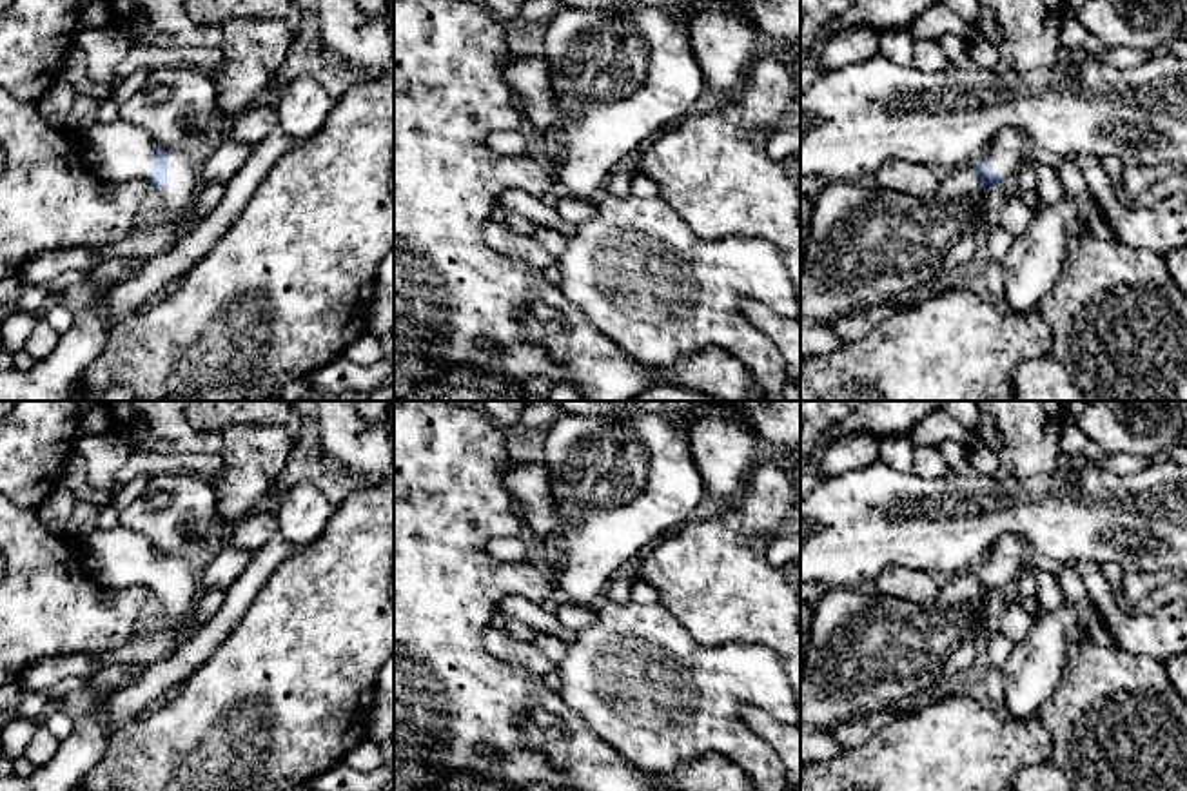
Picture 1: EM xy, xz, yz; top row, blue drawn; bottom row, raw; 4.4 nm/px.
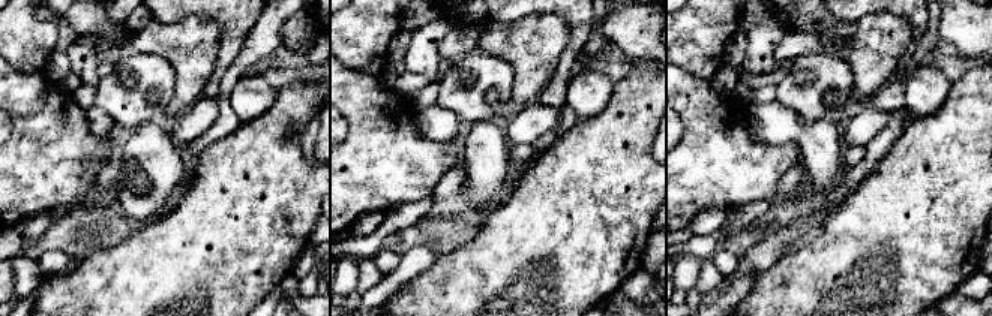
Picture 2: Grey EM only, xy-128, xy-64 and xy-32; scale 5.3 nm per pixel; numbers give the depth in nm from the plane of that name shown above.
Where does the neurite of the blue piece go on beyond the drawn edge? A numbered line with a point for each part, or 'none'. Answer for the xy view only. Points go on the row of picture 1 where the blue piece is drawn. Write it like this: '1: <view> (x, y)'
1: xy (118, 151)
2: xy (184, 184)

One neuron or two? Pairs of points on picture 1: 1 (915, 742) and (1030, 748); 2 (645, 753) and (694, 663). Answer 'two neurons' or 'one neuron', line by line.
1: one neuron
2: one neuron

